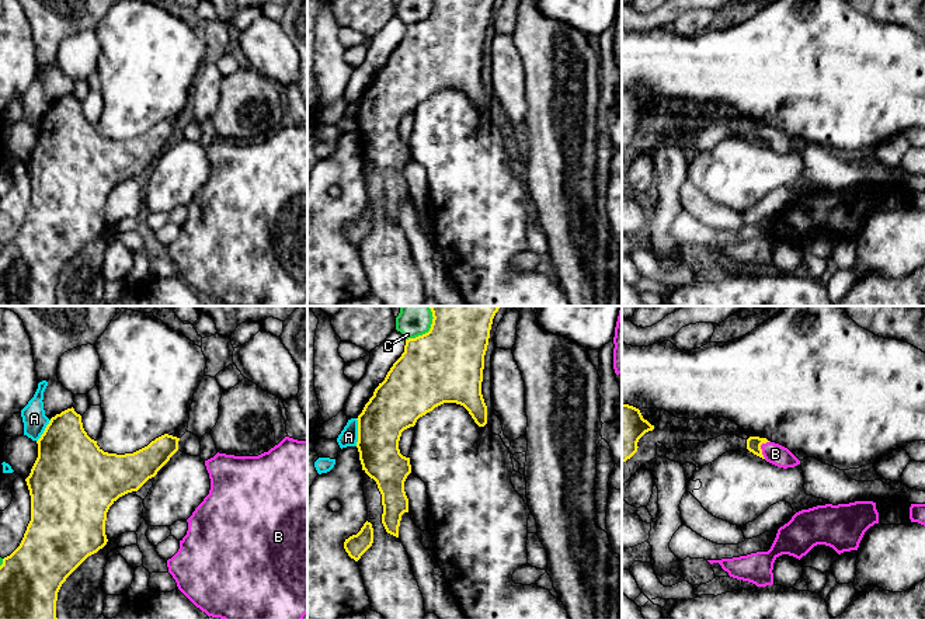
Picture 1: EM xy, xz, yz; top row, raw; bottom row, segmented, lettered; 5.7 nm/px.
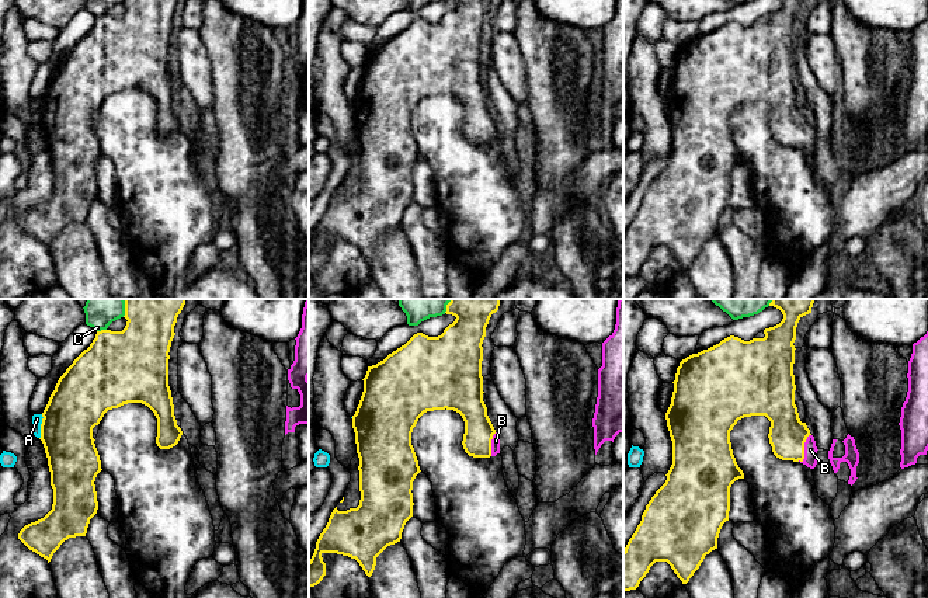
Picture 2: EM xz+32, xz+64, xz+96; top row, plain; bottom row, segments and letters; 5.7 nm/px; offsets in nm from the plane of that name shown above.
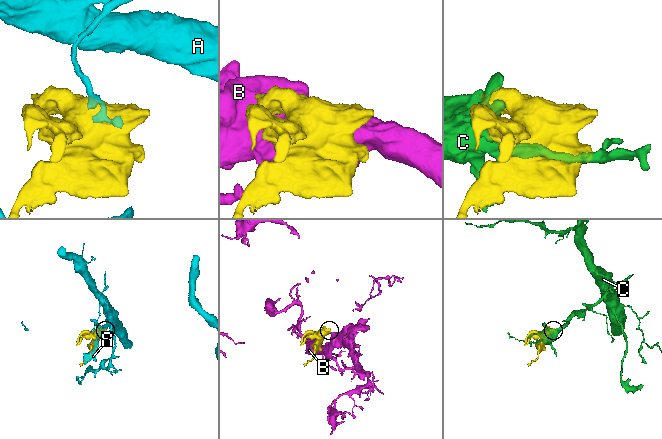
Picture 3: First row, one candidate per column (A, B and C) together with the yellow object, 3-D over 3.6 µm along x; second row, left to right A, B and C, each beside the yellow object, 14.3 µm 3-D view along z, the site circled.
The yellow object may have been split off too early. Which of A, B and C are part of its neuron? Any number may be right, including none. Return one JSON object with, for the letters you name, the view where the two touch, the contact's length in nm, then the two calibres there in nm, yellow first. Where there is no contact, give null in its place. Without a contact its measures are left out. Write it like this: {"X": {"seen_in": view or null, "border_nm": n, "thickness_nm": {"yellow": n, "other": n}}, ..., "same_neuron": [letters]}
{"B": {"seen_in": "yz", "border_nm": 110, "thickness_nm": {"yellow": 80, "other": 120}}, "same_neuron": ["B"]}

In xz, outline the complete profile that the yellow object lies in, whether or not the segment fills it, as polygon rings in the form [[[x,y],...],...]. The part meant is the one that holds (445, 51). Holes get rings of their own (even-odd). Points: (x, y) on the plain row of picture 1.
[[[432,0],[428,18],[406,25],[404,38],[358,101],[359,146],[362,156],[376,167],[382,180],[382,209],[399,223],[401,201],[408,198],[404,167],[411,159],[410,143],[400,139],[401,118],[444,88],[463,91],[479,112],[487,109],[487,91],[481,80],[484,41],[495,0]]]

